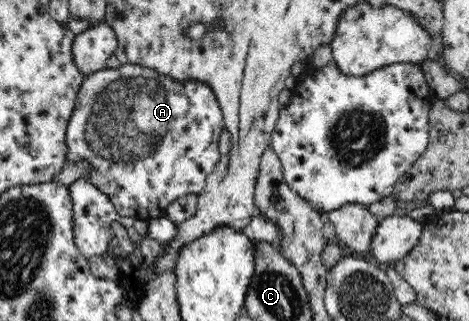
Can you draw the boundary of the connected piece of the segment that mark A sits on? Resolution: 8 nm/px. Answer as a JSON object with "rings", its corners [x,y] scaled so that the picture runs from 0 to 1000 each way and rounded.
{"rings":[[[258,199],[181,237],[147,368],[143,502],[192,511],[186,567],[235,620],[252,673],[309,688],[352,676],[354,648],[386,611],[431,604],[441,551],[473,489],[467,442],[482,396],[454,277],[424,252],[386,259],[301,202]]]}

